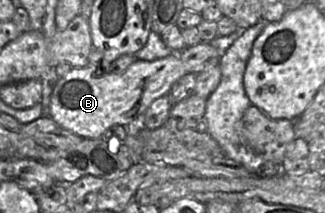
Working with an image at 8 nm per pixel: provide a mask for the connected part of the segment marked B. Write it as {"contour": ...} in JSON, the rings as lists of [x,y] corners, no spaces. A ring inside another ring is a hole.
{"contour":[[[180,53],[154,61],[136,60],[123,73],[103,72],[95,66],[73,67],[66,75],[59,78],[51,94],[46,115],[63,129],[83,138],[101,138],[102,134],[115,125],[127,126],[143,115],[151,103],[157,98],[167,95],[173,84],[187,74],[180,59]]]}

